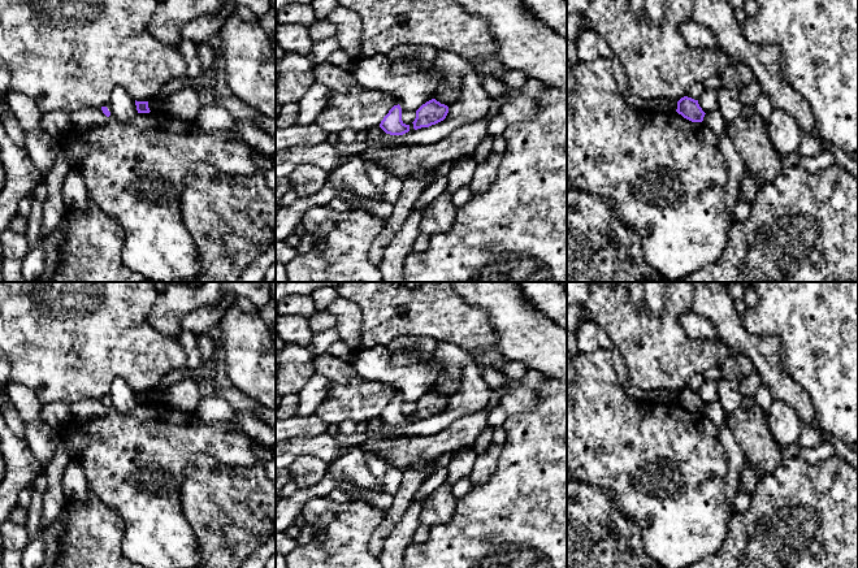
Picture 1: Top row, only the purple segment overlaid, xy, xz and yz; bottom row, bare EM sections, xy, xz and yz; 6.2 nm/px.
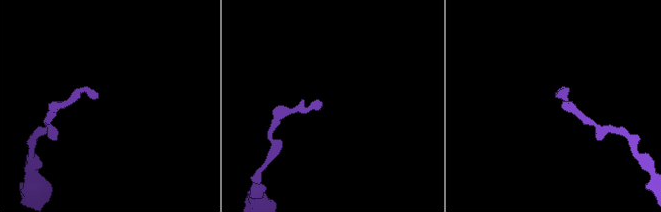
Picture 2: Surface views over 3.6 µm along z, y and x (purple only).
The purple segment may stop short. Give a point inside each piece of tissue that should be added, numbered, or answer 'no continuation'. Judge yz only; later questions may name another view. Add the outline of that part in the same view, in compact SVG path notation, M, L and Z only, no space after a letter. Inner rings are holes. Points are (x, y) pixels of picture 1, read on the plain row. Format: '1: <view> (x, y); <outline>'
no continuation

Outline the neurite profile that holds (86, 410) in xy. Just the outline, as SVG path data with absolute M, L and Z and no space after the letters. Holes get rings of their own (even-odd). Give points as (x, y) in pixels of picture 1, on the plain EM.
M84 399L70 406L70 416L73 422L84 422L92 419L103 417L107 407L101 399Z

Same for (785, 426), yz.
M775 399L767 416L770 432L780 447L798 443L803 422L790 406Z

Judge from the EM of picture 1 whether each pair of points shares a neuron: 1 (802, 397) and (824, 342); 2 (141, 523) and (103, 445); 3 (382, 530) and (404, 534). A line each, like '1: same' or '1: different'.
1: different
2: same
3: different

